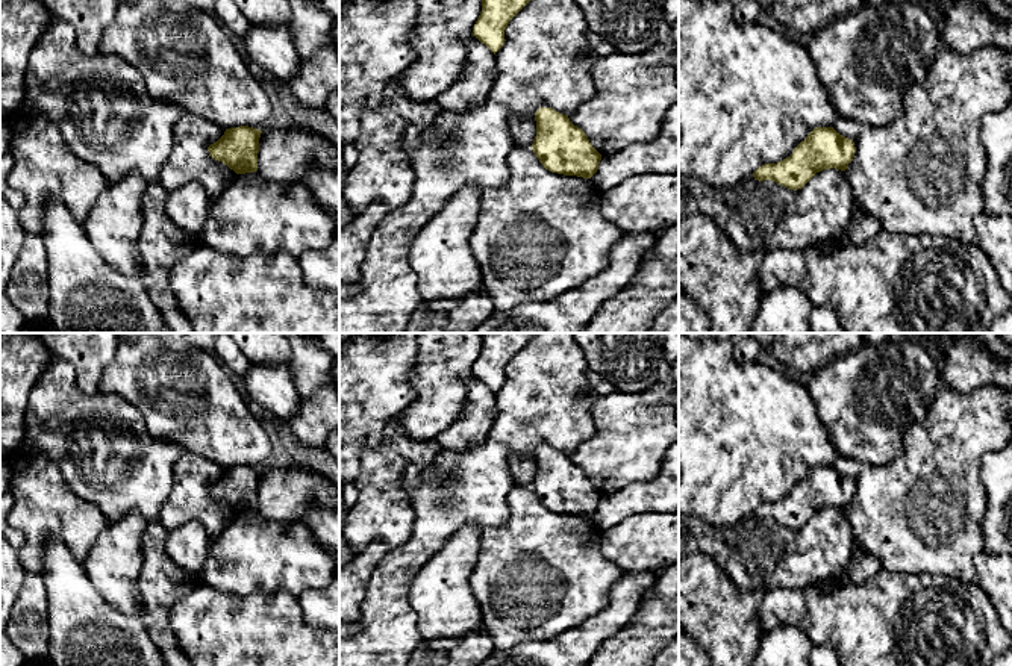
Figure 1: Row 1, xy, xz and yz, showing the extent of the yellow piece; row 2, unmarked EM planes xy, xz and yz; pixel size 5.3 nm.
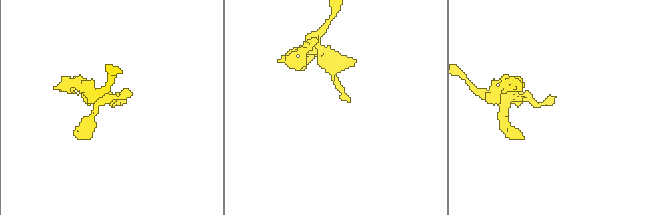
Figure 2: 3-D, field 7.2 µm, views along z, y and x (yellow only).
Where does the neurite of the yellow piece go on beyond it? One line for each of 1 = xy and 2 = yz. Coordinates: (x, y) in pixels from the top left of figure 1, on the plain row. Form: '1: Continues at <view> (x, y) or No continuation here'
1: No continuation here
2: No continuation here

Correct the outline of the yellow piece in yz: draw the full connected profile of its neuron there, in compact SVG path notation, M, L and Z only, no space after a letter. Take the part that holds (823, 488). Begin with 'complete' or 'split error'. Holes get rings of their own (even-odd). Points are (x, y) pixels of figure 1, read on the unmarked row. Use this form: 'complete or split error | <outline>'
complete | M815 466L789 496L759 506L753 516L759 521L773 519L797 530L823 509L845 510L854 490L854 481L839 474L833 466Z

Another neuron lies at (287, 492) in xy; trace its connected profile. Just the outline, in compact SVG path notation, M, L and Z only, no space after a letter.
M277 460L259 477L258 512L279 522L300 522L309 509L339 510L339 489L327 478Z

